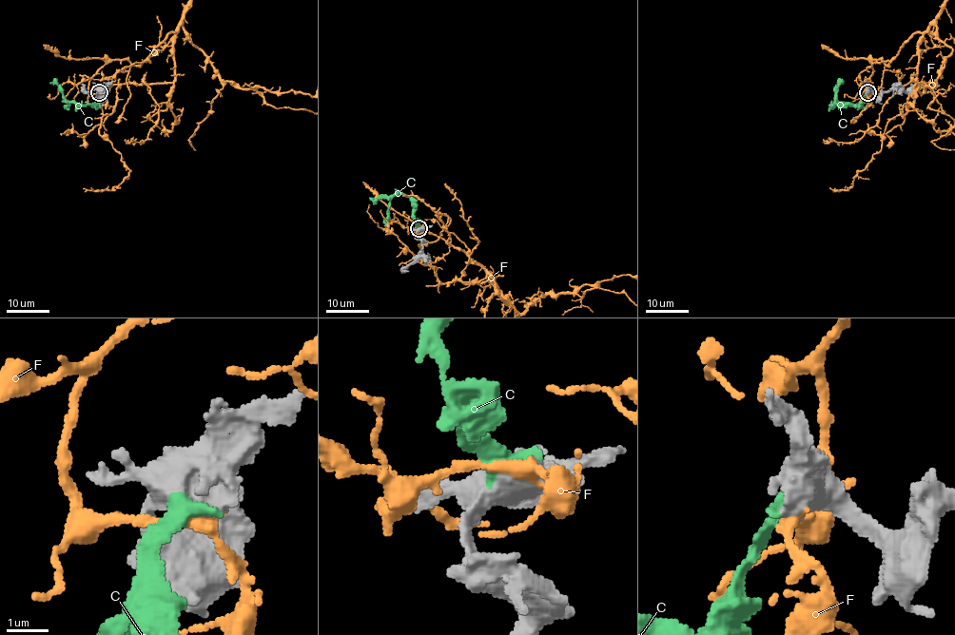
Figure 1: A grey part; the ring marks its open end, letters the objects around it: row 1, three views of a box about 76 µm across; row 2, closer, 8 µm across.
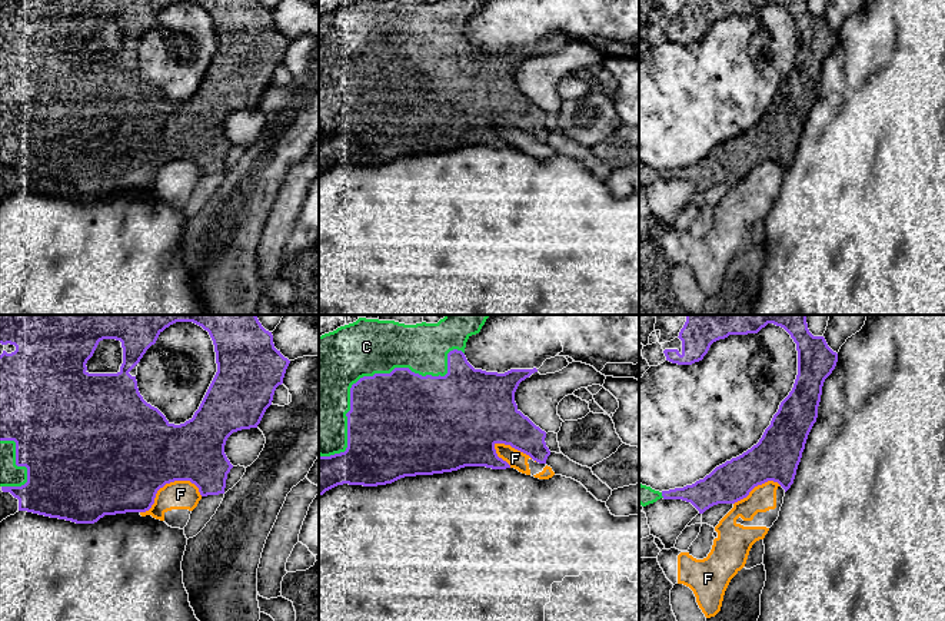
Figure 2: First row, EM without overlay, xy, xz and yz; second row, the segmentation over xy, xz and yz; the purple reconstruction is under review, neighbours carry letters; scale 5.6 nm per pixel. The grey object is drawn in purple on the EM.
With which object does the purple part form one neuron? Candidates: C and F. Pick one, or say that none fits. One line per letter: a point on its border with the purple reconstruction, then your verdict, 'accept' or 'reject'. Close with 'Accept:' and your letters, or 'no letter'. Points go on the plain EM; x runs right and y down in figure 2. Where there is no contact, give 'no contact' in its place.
C: meets purple in xz at (370, 56); accept
F: meets purple in xy at (167, 162); reject
Accept: C

